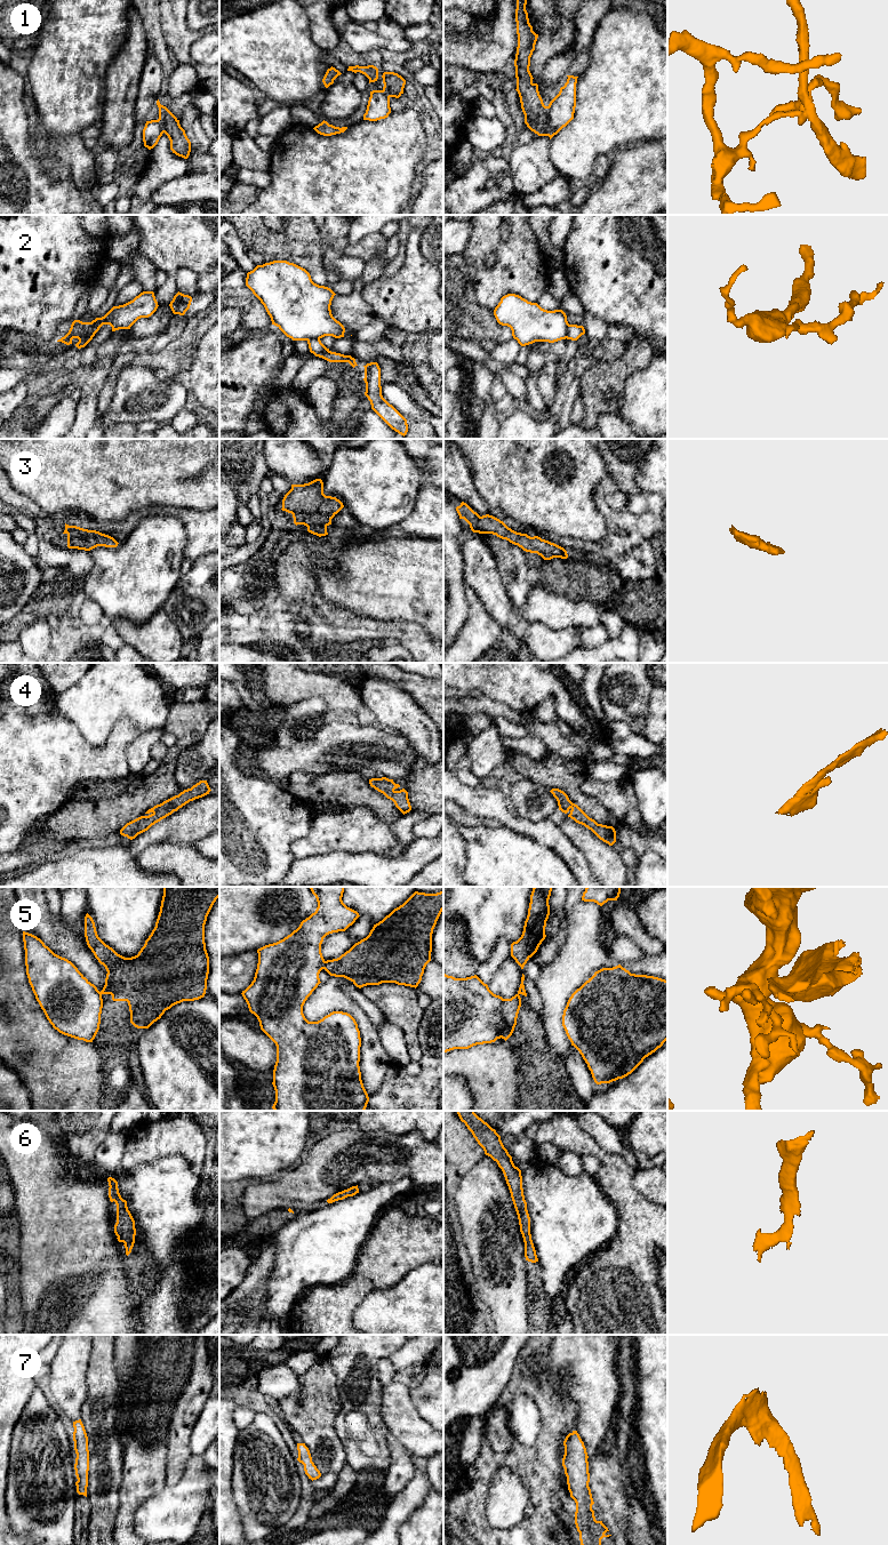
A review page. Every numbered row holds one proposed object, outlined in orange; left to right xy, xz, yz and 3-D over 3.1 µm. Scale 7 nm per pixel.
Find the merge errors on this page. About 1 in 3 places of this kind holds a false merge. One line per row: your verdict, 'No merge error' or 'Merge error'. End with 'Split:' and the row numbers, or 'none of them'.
1: Merge error
2: Merge error
3: No merge error
4: No merge error
5: Merge error
6: No merge error
7: No merge error
Split: 1, 2, 5

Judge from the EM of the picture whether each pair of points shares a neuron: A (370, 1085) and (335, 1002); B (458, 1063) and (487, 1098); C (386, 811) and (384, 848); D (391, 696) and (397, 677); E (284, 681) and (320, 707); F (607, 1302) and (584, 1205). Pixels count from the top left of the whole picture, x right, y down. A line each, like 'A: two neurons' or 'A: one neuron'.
A: one neuron
B: one neuron
C: two neurons
D: two neurons
E: two neurons
F: two neurons

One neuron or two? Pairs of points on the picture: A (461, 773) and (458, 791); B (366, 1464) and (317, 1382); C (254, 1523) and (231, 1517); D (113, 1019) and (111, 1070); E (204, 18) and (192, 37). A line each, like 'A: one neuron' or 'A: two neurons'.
A: two neurons
B: two neurons
C: two neurons
D: one neuron
E: two neurons

